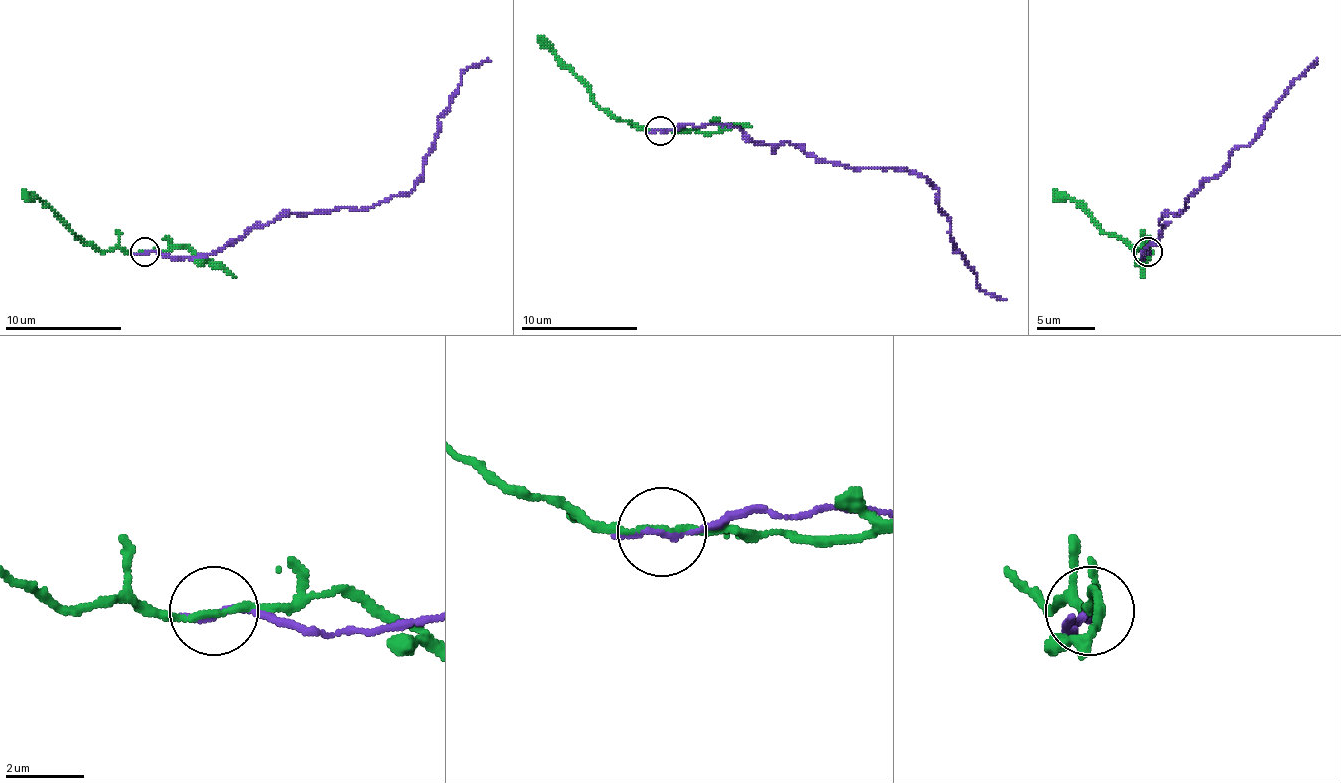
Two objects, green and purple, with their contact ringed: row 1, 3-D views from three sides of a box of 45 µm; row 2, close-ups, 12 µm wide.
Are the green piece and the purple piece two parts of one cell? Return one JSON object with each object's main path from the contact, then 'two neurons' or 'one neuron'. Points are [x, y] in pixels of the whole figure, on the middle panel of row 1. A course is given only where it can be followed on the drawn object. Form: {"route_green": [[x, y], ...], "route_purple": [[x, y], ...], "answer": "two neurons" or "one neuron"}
{"route_green": [[661, 129], [640, 129], [634, 124], [611, 118], [593, 100], [590, 89], [538, 36]], "route_purple": [[661, 129], [731, 124], [754, 141], [789, 141], [851, 168], [921, 173], [976, 284], [1006, 299]], "answer": "two neurons"}

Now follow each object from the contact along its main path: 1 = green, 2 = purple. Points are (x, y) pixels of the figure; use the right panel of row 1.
1: (1147, 251), (1147, 254), (1141, 248), (1135, 251), (1118, 236), (1106, 233), (1074, 201), (1053, 189)
2: (1147, 251), (1159, 236), (1159, 222), (1185, 210), (1185, 201), (1255, 137), (1287, 87), (1317, 61)

